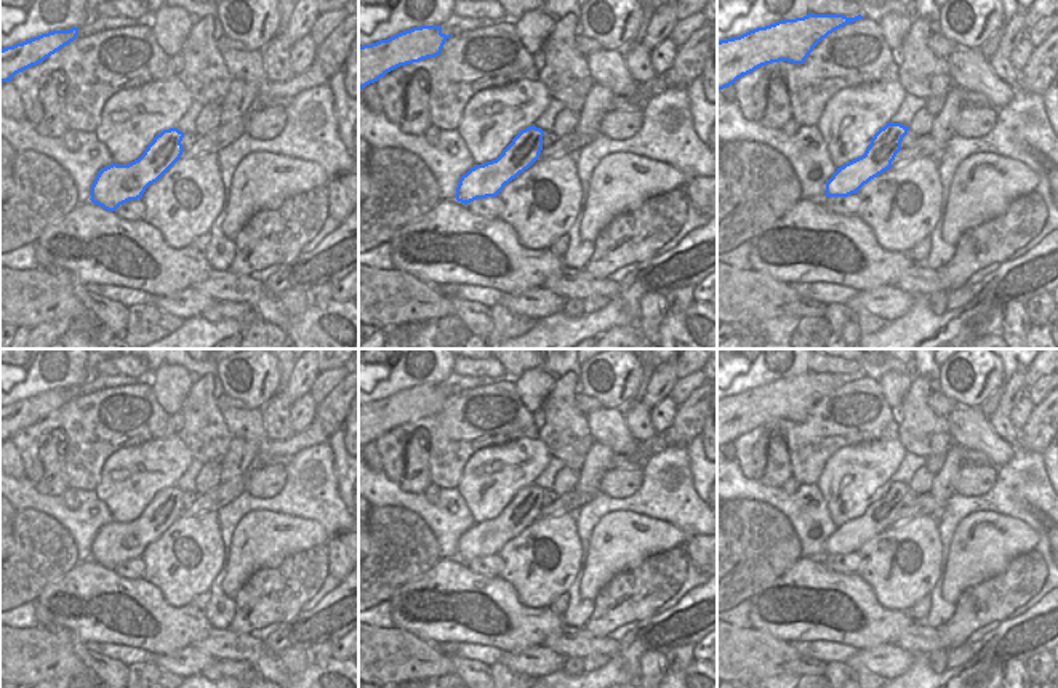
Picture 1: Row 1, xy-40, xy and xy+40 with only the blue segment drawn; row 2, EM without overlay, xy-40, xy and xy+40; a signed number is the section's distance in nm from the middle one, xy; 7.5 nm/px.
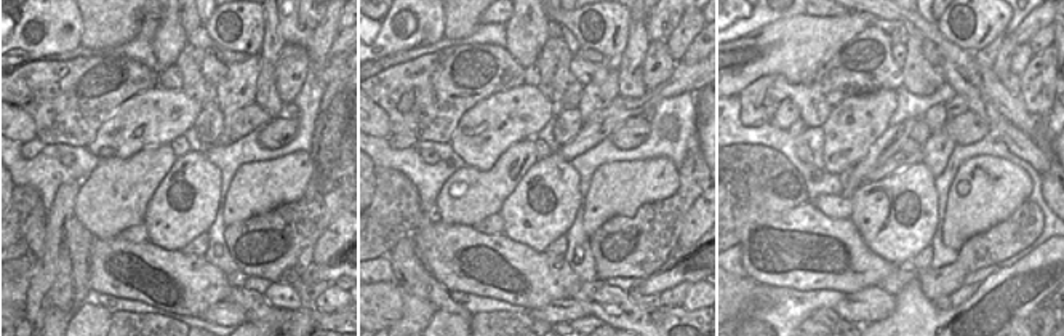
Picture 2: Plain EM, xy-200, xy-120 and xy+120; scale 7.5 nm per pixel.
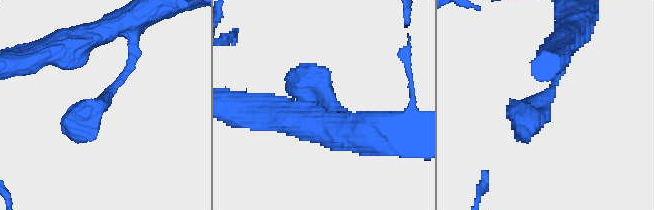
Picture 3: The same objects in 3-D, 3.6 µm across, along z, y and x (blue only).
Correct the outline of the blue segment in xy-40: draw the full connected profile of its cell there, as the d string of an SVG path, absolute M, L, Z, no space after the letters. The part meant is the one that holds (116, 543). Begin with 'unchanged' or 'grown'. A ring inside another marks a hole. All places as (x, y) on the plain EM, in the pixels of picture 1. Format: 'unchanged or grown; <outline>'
unchanged; M178 486L163 488L138 518L128 523L112 522L99 528L90 558L107 570L115 570L130 558L142 557L146 547L181 517L182 496L184 491Z

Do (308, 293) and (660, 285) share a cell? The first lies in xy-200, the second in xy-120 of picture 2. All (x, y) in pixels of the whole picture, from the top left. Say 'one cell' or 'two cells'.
two cells

